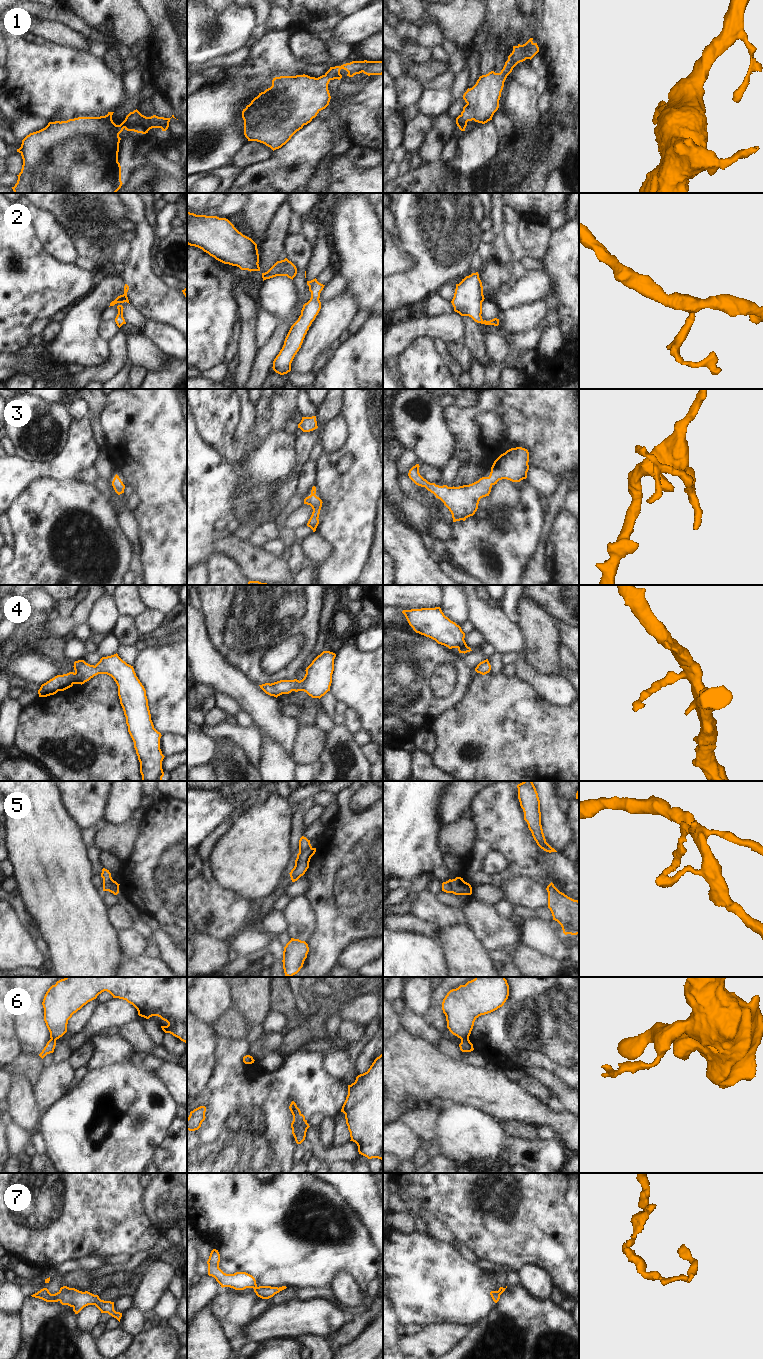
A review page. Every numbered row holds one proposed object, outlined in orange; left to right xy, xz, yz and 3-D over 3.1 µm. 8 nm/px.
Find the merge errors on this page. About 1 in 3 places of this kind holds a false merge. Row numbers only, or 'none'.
5, 6

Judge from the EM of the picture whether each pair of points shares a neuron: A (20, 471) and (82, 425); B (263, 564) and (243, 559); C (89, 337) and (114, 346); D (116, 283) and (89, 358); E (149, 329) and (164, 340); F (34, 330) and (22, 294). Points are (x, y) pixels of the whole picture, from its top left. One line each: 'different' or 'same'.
A: same
B: same
C: different
D: same
E: same
F: different

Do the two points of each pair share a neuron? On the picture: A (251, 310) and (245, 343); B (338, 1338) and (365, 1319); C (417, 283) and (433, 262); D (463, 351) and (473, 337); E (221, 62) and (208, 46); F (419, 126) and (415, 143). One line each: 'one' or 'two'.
A: one
B: one
C: one
D: two
E: two
F: one

